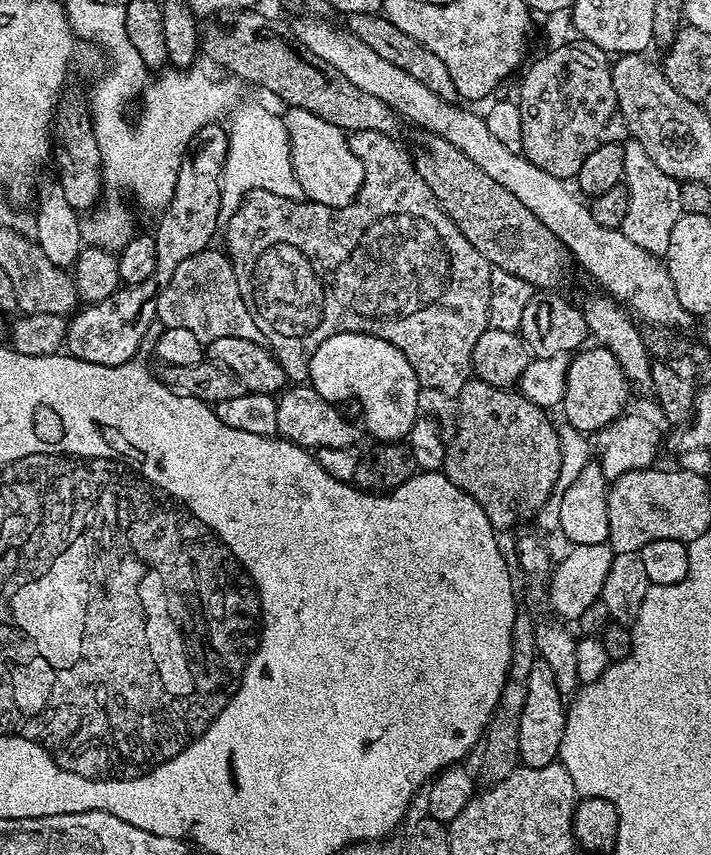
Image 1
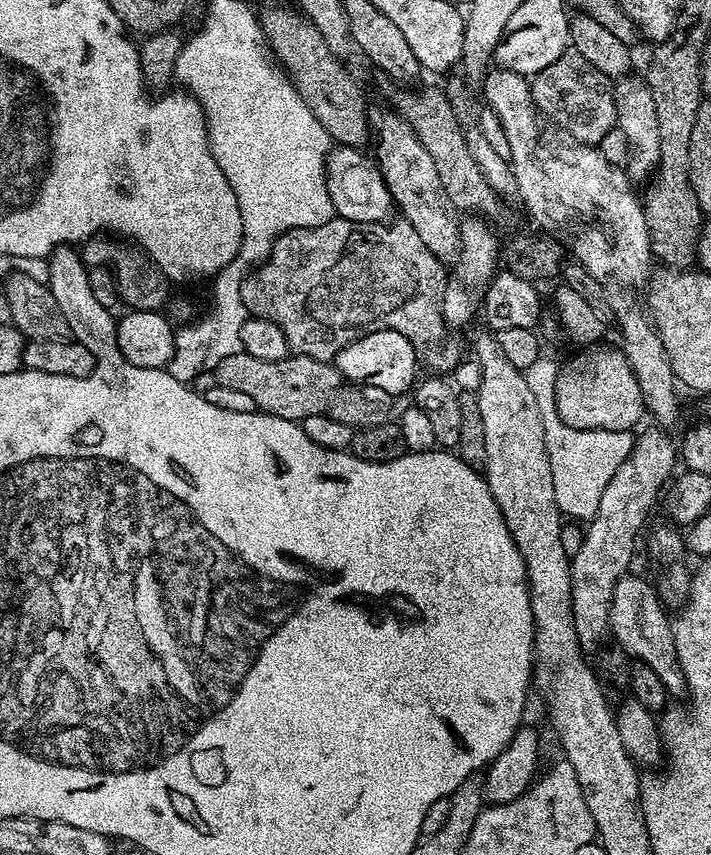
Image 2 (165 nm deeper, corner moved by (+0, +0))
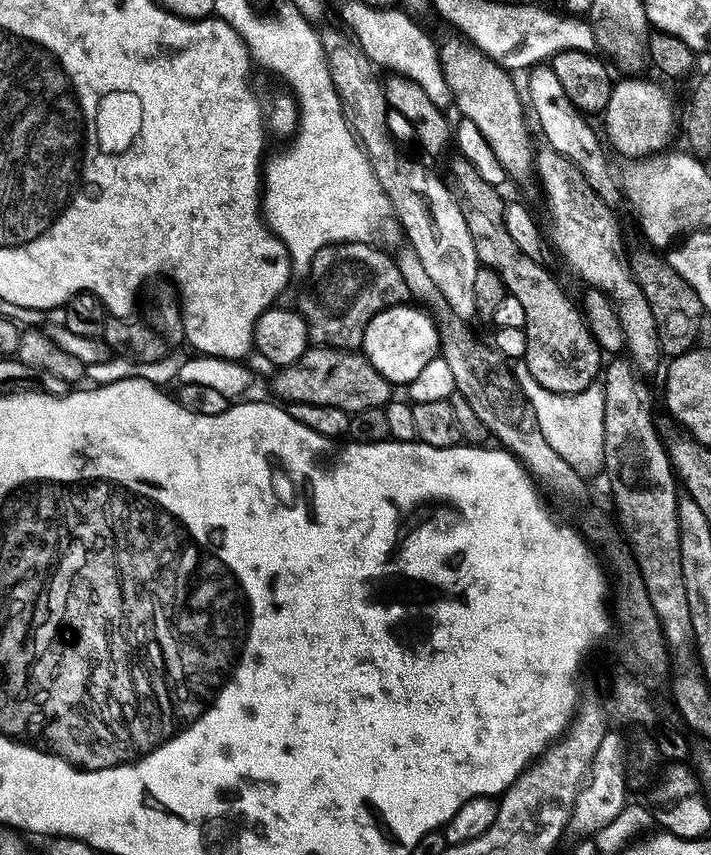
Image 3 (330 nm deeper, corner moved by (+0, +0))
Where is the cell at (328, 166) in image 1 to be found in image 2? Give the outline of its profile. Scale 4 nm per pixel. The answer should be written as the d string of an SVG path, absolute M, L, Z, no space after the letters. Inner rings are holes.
M336 146L329 151L326 184L332 211L339 219L355 224L383 224L394 212L392 195L371 155L363 156L360 148Z

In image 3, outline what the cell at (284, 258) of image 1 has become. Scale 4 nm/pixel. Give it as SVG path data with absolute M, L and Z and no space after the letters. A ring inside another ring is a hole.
M372 242L327 244L325 248L318 250L318 254L312 259L306 273L308 289L300 296L298 311L304 317L308 327L308 338L313 345L359 349L364 343L364 331L370 318L374 318L374 314L378 314L384 308L393 308L408 296L408 287L402 280L395 259L374 245Z

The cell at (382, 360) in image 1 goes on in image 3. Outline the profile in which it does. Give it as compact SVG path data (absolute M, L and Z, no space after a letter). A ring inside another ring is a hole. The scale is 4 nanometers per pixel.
M407 303L384 308L370 322L364 331L362 354L393 386L407 386L425 369L426 364L438 356L440 339L436 324L427 311L420 306L407 308Z

